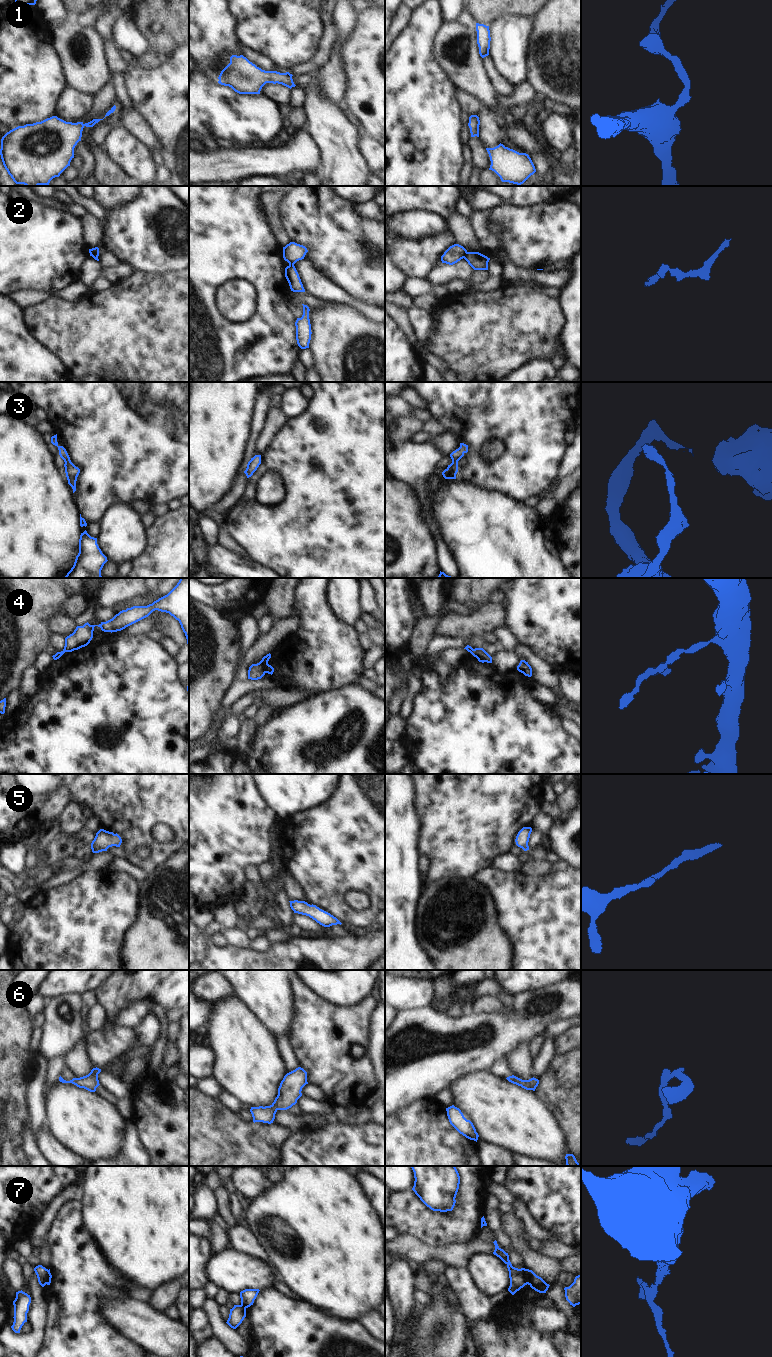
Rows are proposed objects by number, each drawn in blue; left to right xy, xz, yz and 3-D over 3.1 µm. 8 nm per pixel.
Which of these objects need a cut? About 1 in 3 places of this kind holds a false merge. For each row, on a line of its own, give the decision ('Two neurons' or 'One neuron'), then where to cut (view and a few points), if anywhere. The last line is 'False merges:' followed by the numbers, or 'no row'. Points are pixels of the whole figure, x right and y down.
1: One neuron. No split
2: Two neurons. Split along yz (468, 252), (463, 257)
3: One neuron. No split
4: Two neurons. Split along xz (259, 662), (266, 672)
5: One neuron. No split
6: One neuron. No split
7: Two neurons. Split along yz (525, 1269), (527, 1283)
False merges: 2, 4, 7.

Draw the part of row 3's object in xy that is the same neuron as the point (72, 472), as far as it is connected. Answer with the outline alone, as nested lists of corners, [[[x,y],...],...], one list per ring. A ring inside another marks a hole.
[[[57,434],[51,437],[51,443],[58,447],[59,455],[65,462],[64,467],[68,484],[72,487],[74,493],[76,491],[76,481],[80,473],[80,469],[71,462],[66,449],[63,446],[58,445]]]

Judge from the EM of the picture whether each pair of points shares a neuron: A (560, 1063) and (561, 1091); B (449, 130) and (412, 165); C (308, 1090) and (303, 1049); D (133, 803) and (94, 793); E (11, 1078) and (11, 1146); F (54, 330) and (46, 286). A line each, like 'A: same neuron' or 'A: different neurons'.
A: same neuron
B: same neuron
C: different neurons
D: same neuron
E: same neuron
F: different neurons

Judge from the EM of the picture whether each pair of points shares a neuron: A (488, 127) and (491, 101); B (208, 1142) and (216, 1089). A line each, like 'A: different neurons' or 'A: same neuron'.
A: different neurons
B: different neurons

